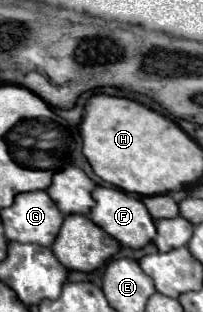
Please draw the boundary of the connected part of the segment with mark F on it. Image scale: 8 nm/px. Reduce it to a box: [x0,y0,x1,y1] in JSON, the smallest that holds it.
[89,186,155,250]

